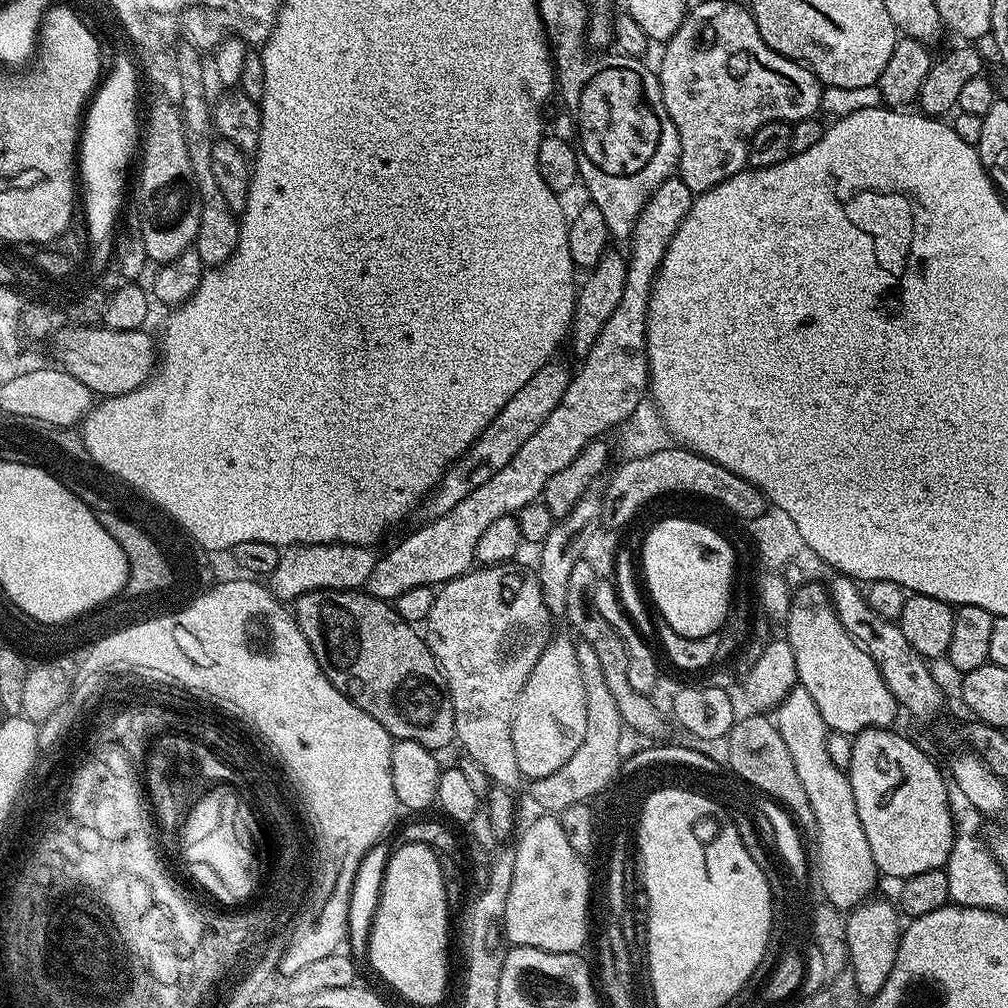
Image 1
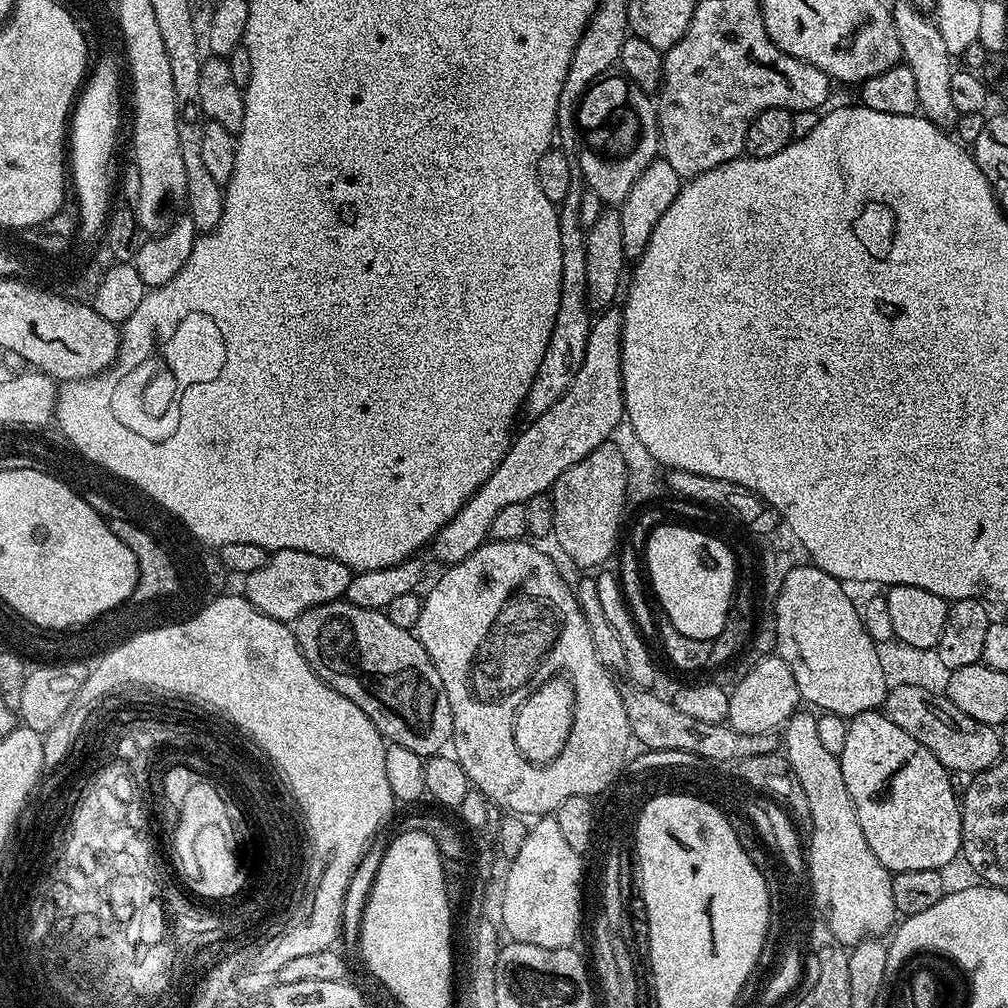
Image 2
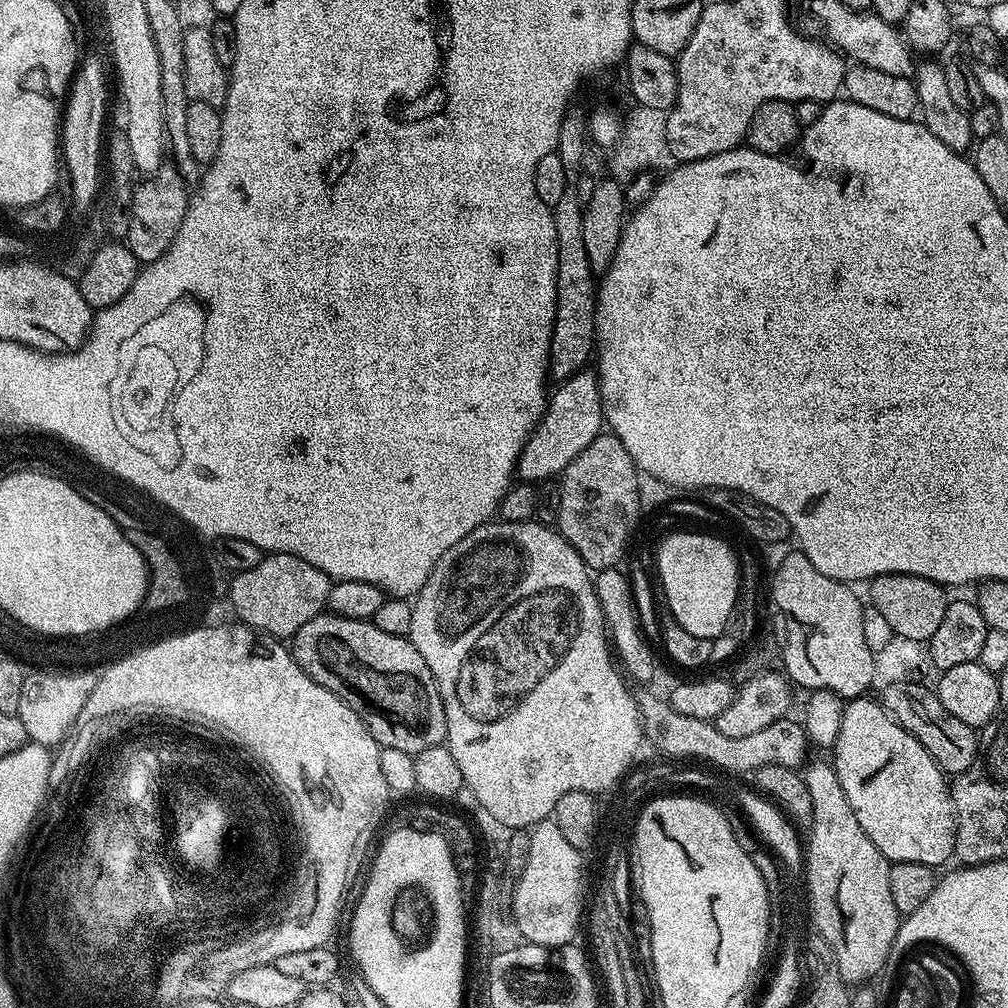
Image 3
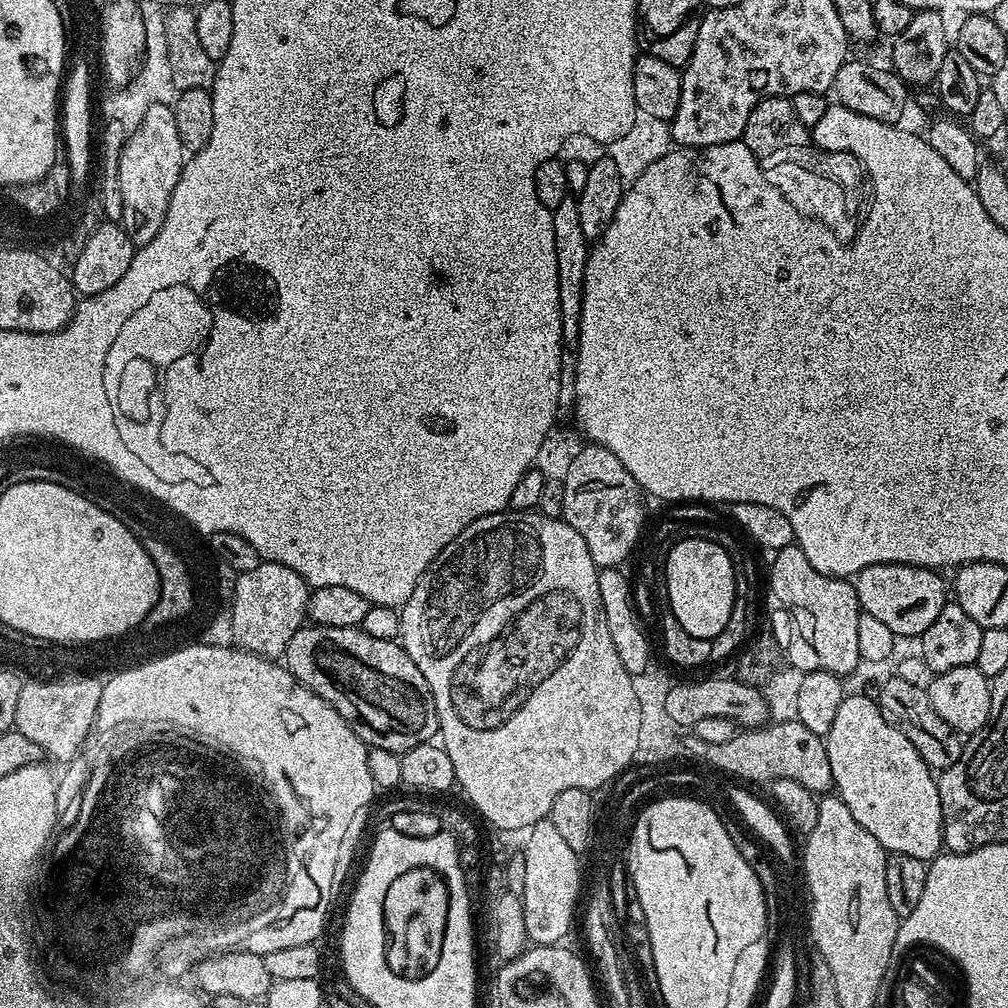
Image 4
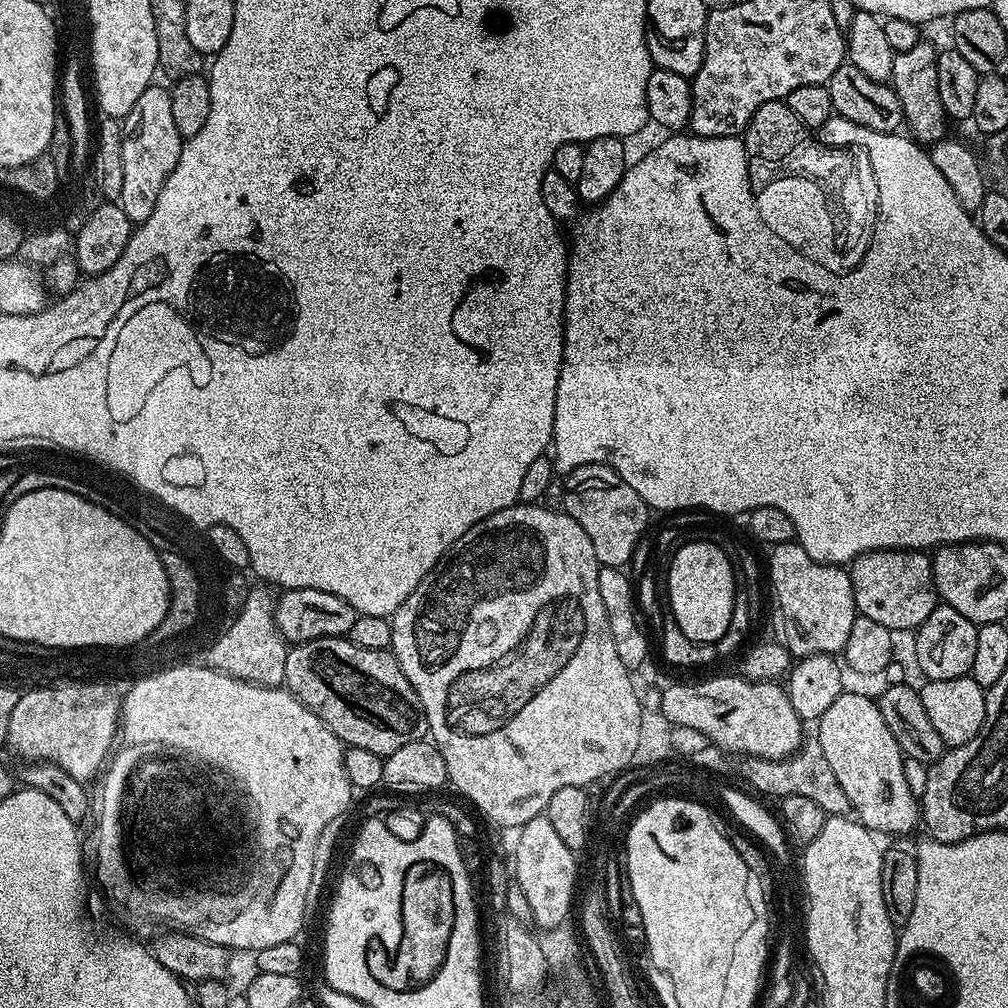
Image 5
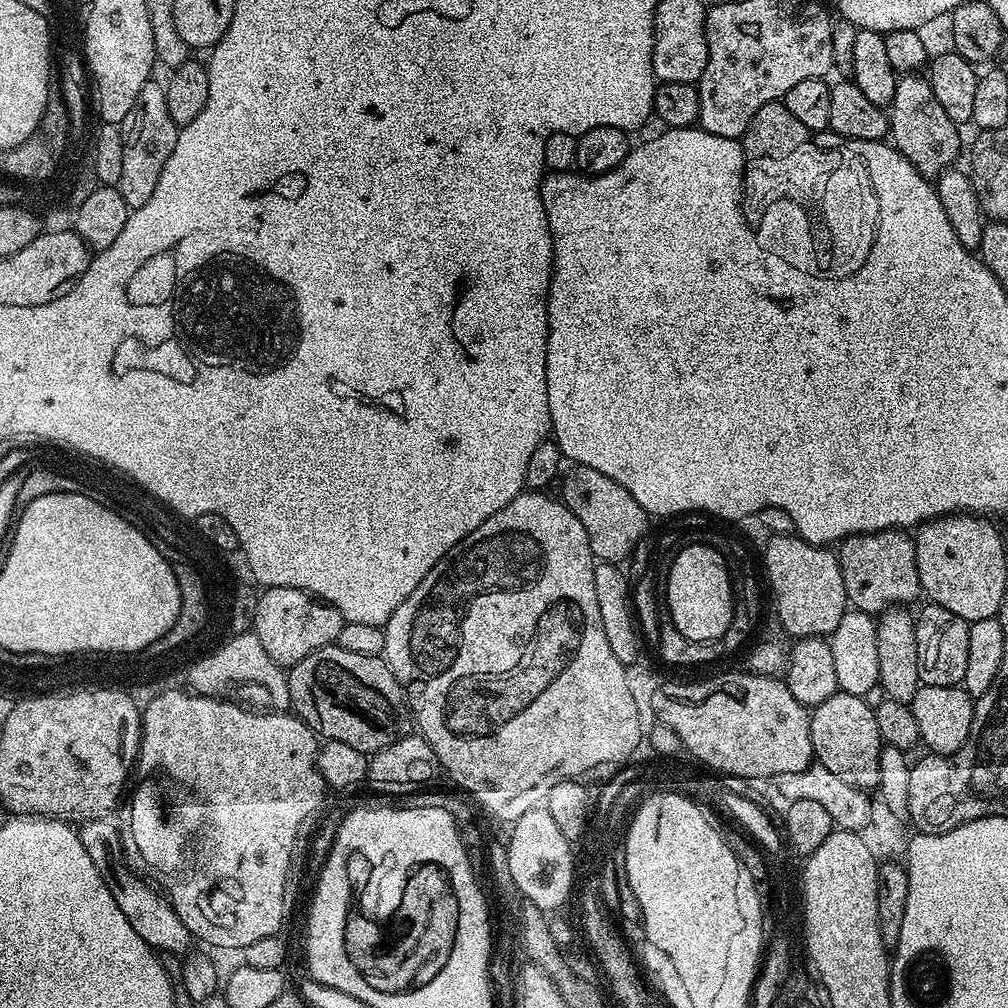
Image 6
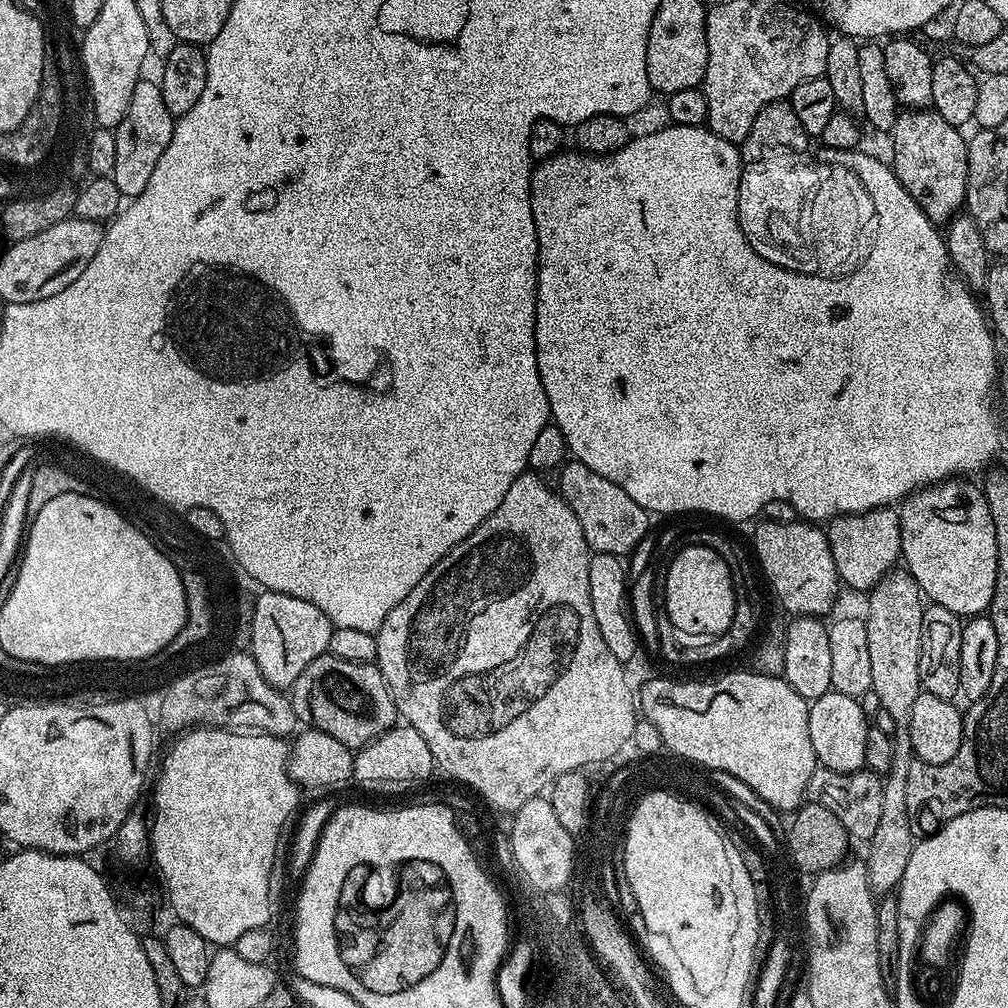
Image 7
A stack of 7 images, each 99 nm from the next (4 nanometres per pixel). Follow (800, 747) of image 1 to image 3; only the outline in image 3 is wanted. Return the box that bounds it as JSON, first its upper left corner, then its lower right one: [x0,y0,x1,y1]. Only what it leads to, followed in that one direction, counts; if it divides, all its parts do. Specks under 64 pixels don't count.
[802,759,902,982]

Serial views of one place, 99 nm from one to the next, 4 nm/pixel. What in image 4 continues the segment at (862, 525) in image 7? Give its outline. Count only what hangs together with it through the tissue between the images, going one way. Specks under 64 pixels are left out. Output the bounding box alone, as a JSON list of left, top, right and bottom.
[854,564,950,636]

